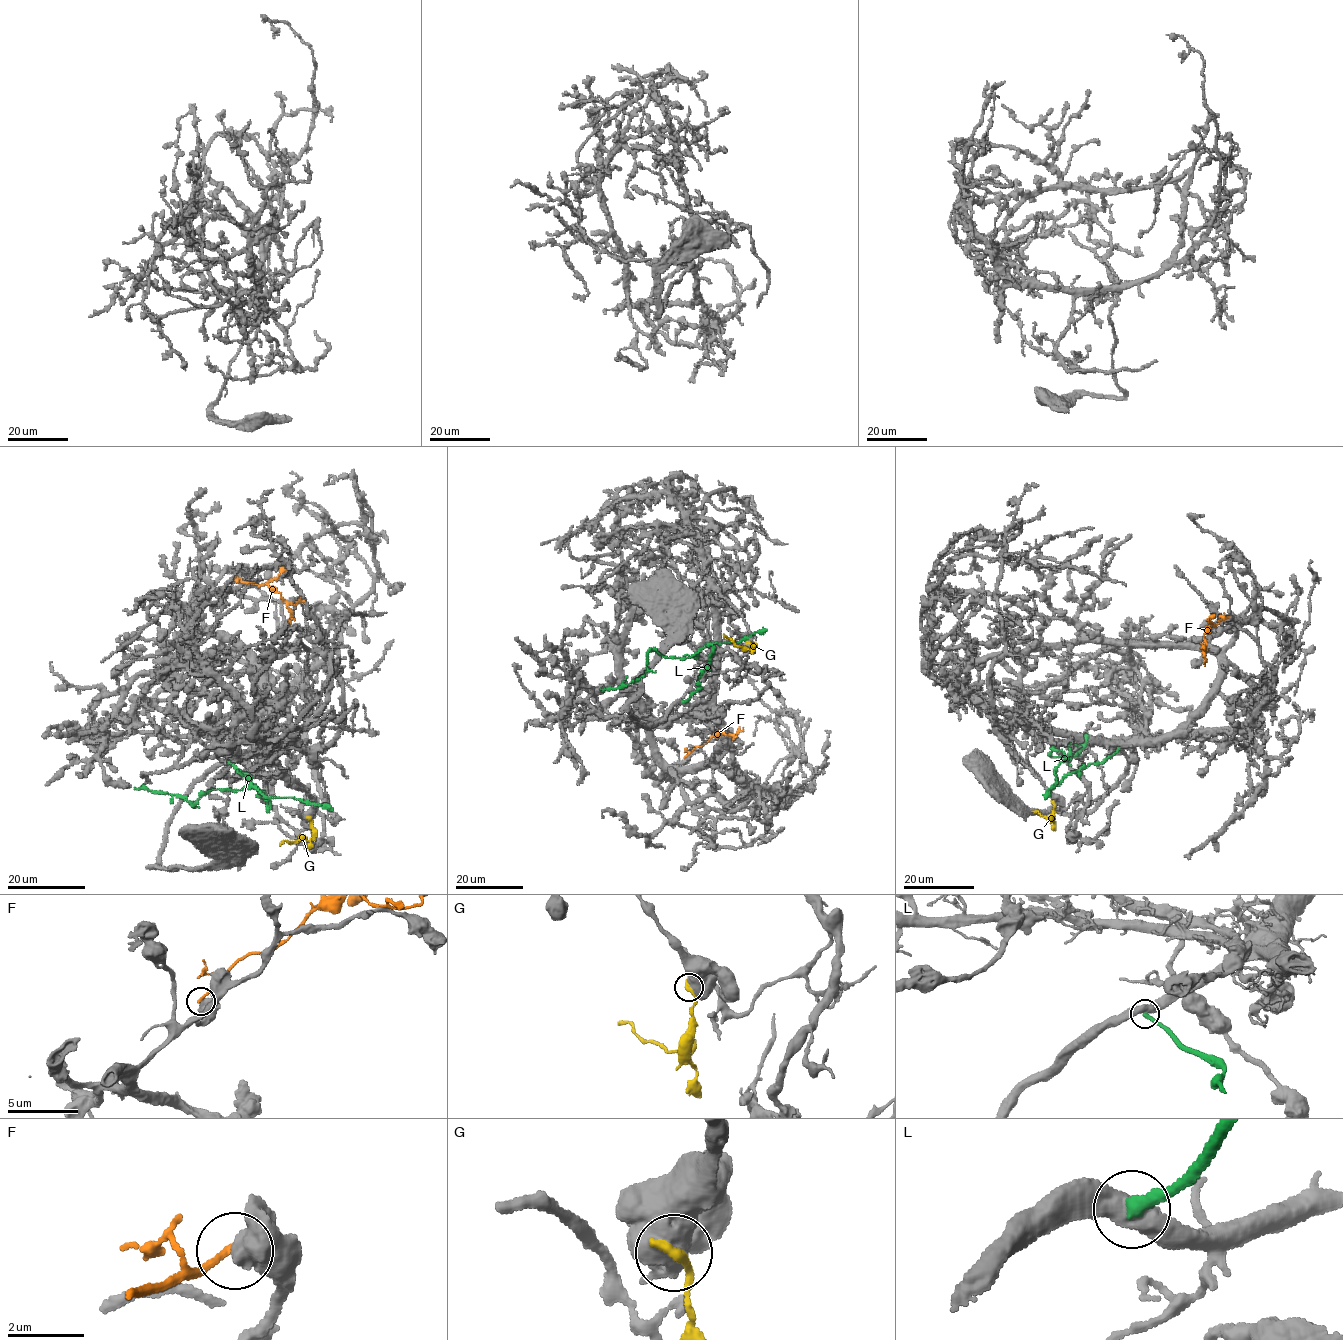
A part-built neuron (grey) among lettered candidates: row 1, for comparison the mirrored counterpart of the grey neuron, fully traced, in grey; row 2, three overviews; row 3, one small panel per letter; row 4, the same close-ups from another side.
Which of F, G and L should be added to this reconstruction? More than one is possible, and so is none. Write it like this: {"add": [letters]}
{"add": []}

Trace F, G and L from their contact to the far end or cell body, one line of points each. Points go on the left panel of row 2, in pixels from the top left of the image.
F: (235, 579), (267, 584), (279, 592), (291, 613), (291, 624)
G: (310, 818), (313, 837), (279, 843)
L: (228, 762), (264, 793), (269, 807), (269, 799), (254, 787), (211, 789), (193, 805), (185, 798), (134, 788)

